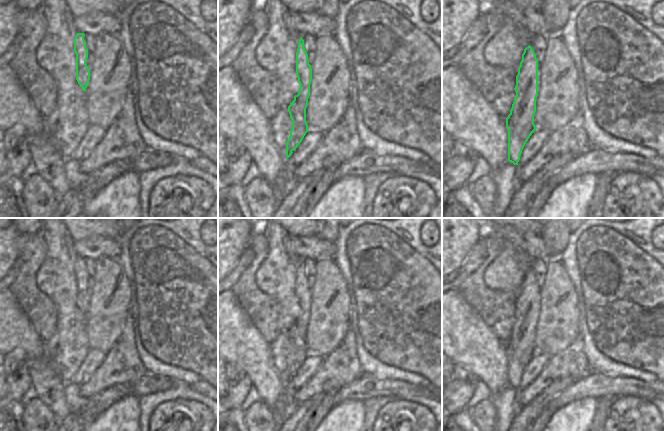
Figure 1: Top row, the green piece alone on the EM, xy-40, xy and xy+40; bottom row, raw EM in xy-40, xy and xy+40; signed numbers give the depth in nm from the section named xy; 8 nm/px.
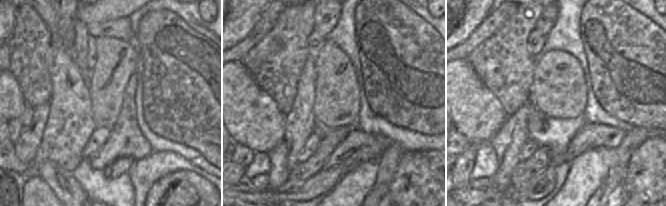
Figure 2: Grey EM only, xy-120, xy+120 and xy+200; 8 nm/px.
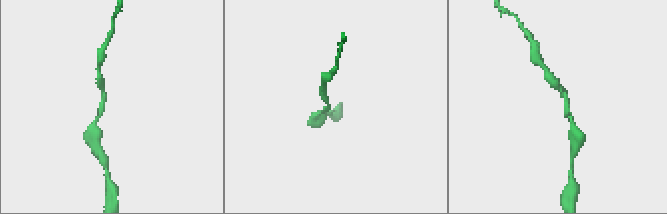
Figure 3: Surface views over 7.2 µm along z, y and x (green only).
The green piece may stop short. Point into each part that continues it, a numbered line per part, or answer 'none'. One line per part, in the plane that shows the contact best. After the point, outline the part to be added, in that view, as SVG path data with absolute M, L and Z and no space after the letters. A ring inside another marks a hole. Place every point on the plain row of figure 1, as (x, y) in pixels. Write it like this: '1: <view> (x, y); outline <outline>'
none

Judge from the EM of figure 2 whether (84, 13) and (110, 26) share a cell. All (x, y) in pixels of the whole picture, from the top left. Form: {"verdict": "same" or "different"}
{"verdict": "different"}

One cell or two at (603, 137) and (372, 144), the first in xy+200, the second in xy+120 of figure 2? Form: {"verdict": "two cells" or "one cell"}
{"verdict": "one cell"}

